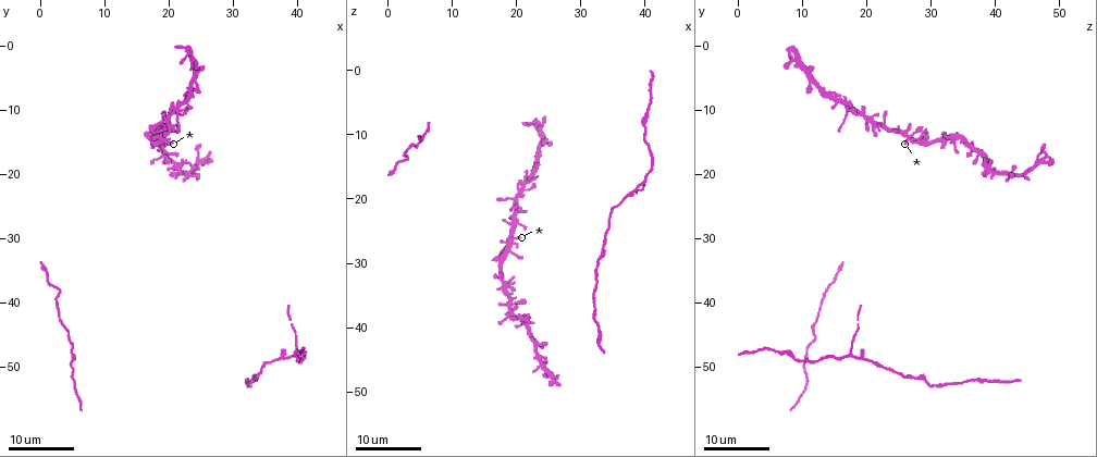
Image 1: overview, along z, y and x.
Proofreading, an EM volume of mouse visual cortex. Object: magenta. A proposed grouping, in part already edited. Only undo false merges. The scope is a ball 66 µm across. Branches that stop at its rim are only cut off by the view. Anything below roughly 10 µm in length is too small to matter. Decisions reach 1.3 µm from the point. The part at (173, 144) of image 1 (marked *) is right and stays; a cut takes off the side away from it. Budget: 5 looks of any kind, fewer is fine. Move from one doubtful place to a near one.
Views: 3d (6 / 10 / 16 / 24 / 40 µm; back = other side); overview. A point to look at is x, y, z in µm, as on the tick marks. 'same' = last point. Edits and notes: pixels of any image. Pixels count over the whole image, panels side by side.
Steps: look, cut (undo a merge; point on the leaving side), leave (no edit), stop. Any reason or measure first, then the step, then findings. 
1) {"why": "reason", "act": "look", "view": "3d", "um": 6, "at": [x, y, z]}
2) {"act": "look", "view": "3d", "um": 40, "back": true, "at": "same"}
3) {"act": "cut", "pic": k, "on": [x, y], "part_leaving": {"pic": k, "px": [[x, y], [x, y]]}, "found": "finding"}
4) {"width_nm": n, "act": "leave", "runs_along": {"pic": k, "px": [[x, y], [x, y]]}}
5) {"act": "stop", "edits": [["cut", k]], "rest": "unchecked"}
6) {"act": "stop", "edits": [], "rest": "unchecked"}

{"why": "looks like a crossing", "act": "look", "view": "3d", "um": 16, "at": [18.5, 14.0, 26.0]}

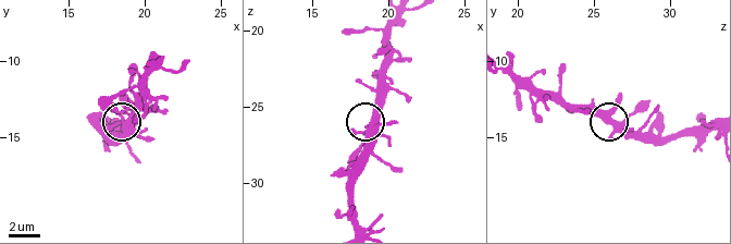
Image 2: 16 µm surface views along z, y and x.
{"act": "look", "view": "3d", "um": 10, "at": [18.8, 14.2, 26.6]}

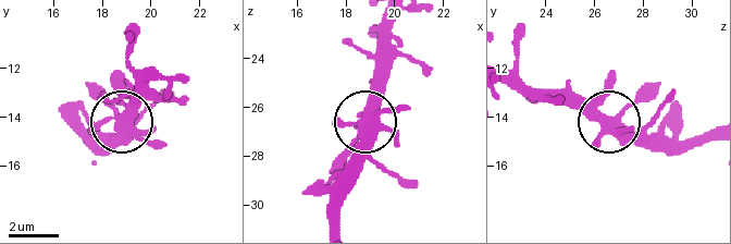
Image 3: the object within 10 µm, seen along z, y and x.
{"width_nm": 410, "act": "leave", "runs_along": {"pic": 3, "px": [[410, 107], [387, 107], [364, 119], [356, 180]]}, "found": "one neuron here"}

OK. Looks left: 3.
{"why": "small branch off a trunk", "act": "look", "view": "3d", "um": 16, "at": [33.5, 52.5, 29.5]}

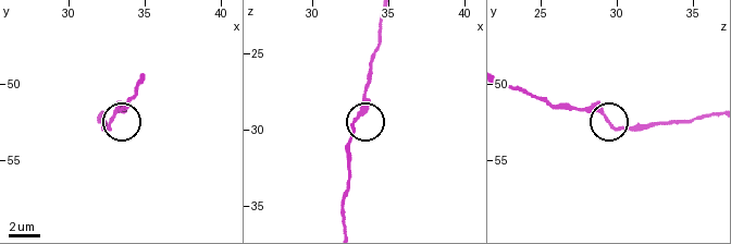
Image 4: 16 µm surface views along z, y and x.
{"act": "look", "view": "3d", "um": 10, "at": [33.0, 52.0, 29.2]}

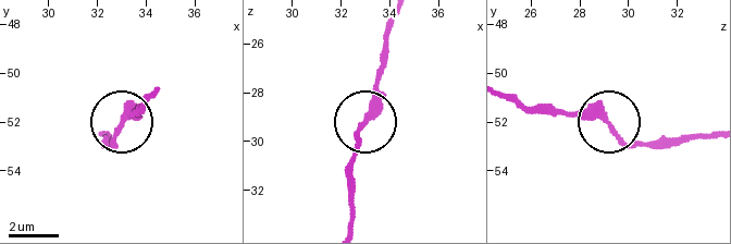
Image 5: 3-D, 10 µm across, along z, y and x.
{"arms": 3, "act": "leave", "runs_along": {"pic": 5, "px": [[391, 19], [379, 106], [361, 131], [354, 172]]}, "found": "one neuron here"}

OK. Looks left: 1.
{"act": "stop", "edits": [], "rest": "unchecked"}

